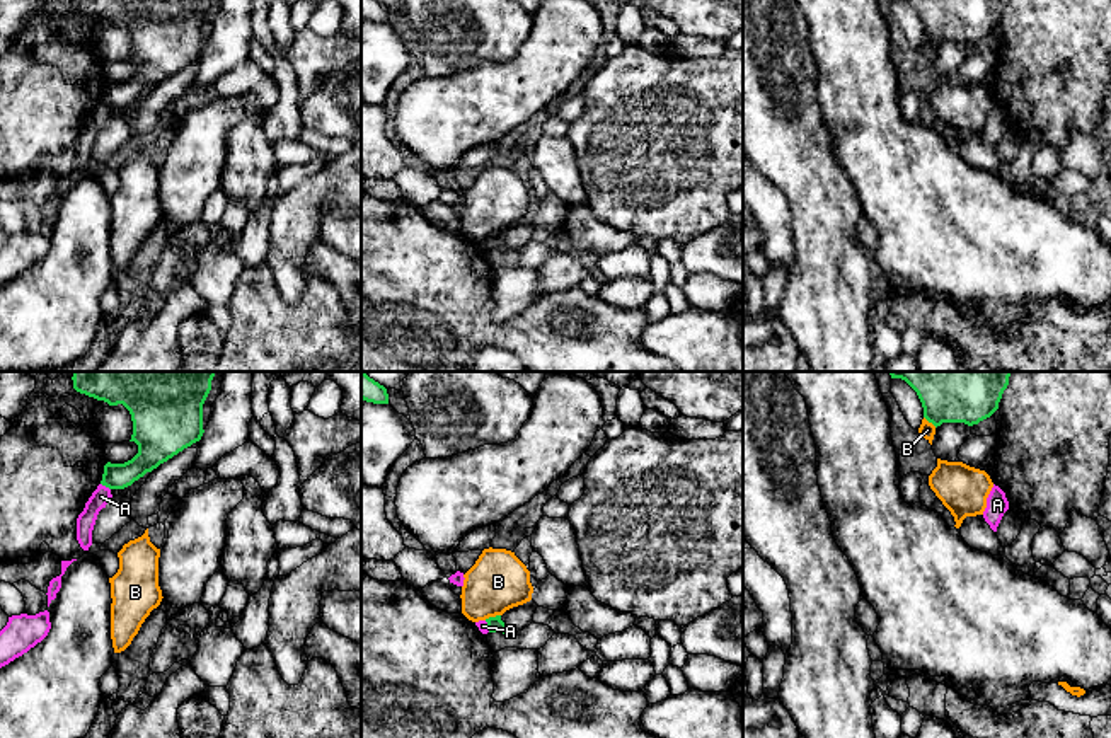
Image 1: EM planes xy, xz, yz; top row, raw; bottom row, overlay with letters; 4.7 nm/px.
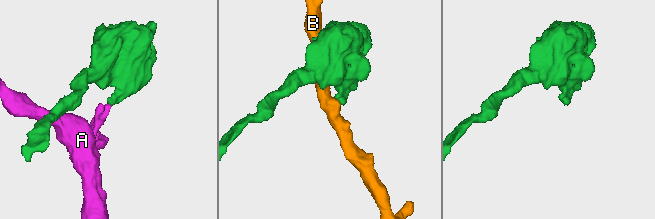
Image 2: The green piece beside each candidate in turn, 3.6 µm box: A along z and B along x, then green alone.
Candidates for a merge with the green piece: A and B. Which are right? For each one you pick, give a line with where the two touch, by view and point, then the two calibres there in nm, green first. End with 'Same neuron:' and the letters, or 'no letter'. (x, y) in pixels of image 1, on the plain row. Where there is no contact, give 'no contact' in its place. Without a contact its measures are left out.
Same neuron: no letter

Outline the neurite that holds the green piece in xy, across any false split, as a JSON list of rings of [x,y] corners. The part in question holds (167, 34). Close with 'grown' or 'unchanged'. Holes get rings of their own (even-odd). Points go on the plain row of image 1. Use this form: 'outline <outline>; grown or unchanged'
outline [[[73,0],[73,7],[109,24],[123,22],[131,32],[130,60],[138,63],[138,72],[124,82],[107,80],[104,84],[101,102],[109,107],[131,104],[147,90],[199,60],[204,51],[203,22],[211,9],[211,0]]]; unchanged

